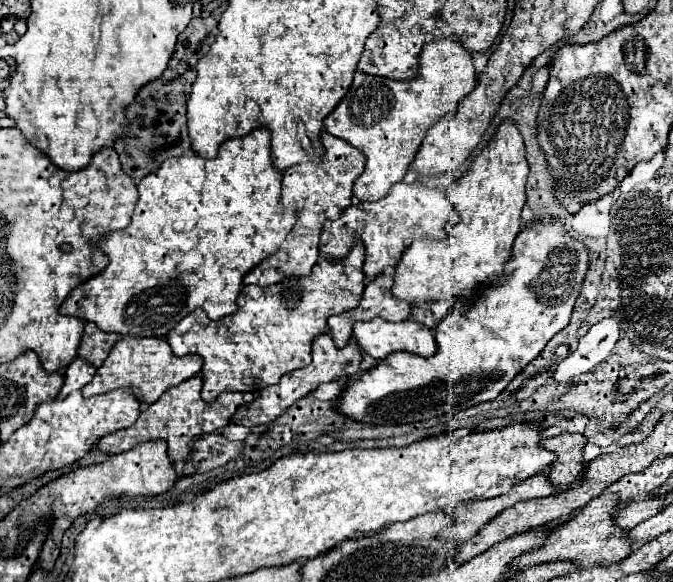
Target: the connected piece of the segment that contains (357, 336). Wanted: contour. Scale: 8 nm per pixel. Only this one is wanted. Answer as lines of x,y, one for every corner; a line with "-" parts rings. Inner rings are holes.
373,318
369,322
357,322
353,326
353,340
359,344
359,348
363,352
373,356
375,360
383,360
385,356
389,356
391,352
397,352
397,350
419,354
419,356
433,356
437,350
437,342
433,338
433,332
415,320
385,322
383,318

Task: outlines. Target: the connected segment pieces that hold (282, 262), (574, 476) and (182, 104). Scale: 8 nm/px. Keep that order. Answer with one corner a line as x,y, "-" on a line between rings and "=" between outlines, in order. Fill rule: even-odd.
327,132
321,134
321,142
325,146
325,154
319,166
313,170
287,170
283,174
283,190
281,190
281,206
285,210
297,210
297,222
285,242
281,244
281,250
261,262
257,266
259,278
257,286
271,286
279,280
291,278
291,276
309,276
313,264
319,258
317,246
319,246
319,234
323,230
325,220
339,218
343,208
351,206
353,198
353,182
361,176
365,168
365,156
361,150
355,150
351,144
347,144
341,138
335,138
=
569,432
553,438
545,438
541,442
543,448
551,448
551,452
557,454
557,460
551,464
551,474
549,474
551,484
555,488
569,486
583,478
585,444
587,444
587,438
583,434
569,434
=
213,16
209,18
193,18
191,24
185,28
183,36
177,40
177,50
163,72
159,80
149,82
147,86
141,88
137,94
135,102
127,108
127,120
129,120
129,130
131,138
123,138
115,144
115,150
121,158
123,170
127,176
131,176
135,182
151,174
163,160
171,156
181,156
191,152
191,142
187,134
187,98
191,94
191,84
197,76
197,62
203,58
205,52
209,52
211,42
219,34
217,30
217,20

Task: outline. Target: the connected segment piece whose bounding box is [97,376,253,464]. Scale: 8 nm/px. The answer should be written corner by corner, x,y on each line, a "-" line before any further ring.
195,376
191,380
185,380
181,382
179,386
173,386
169,388
155,404
147,406
137,422
129,428
123,428
123,430
117,430
113,434
107,434
103,436
99,442
97,442
97,448
105,454
121,454
125,450
131,450
133,446
141,444
141,442
149,442
149,440
165,440
167,446
169,446
169,460
175,464
175,462
185,462
191,458
191,452
193,452
193,440
201,434
211,434
213,430
221,430
229,424
231,416
235,414
235,410
241,406
241,404
247,404
253,400
253,394
251,392
223,392
215,402
207,404
203,398
201,398
201,378

